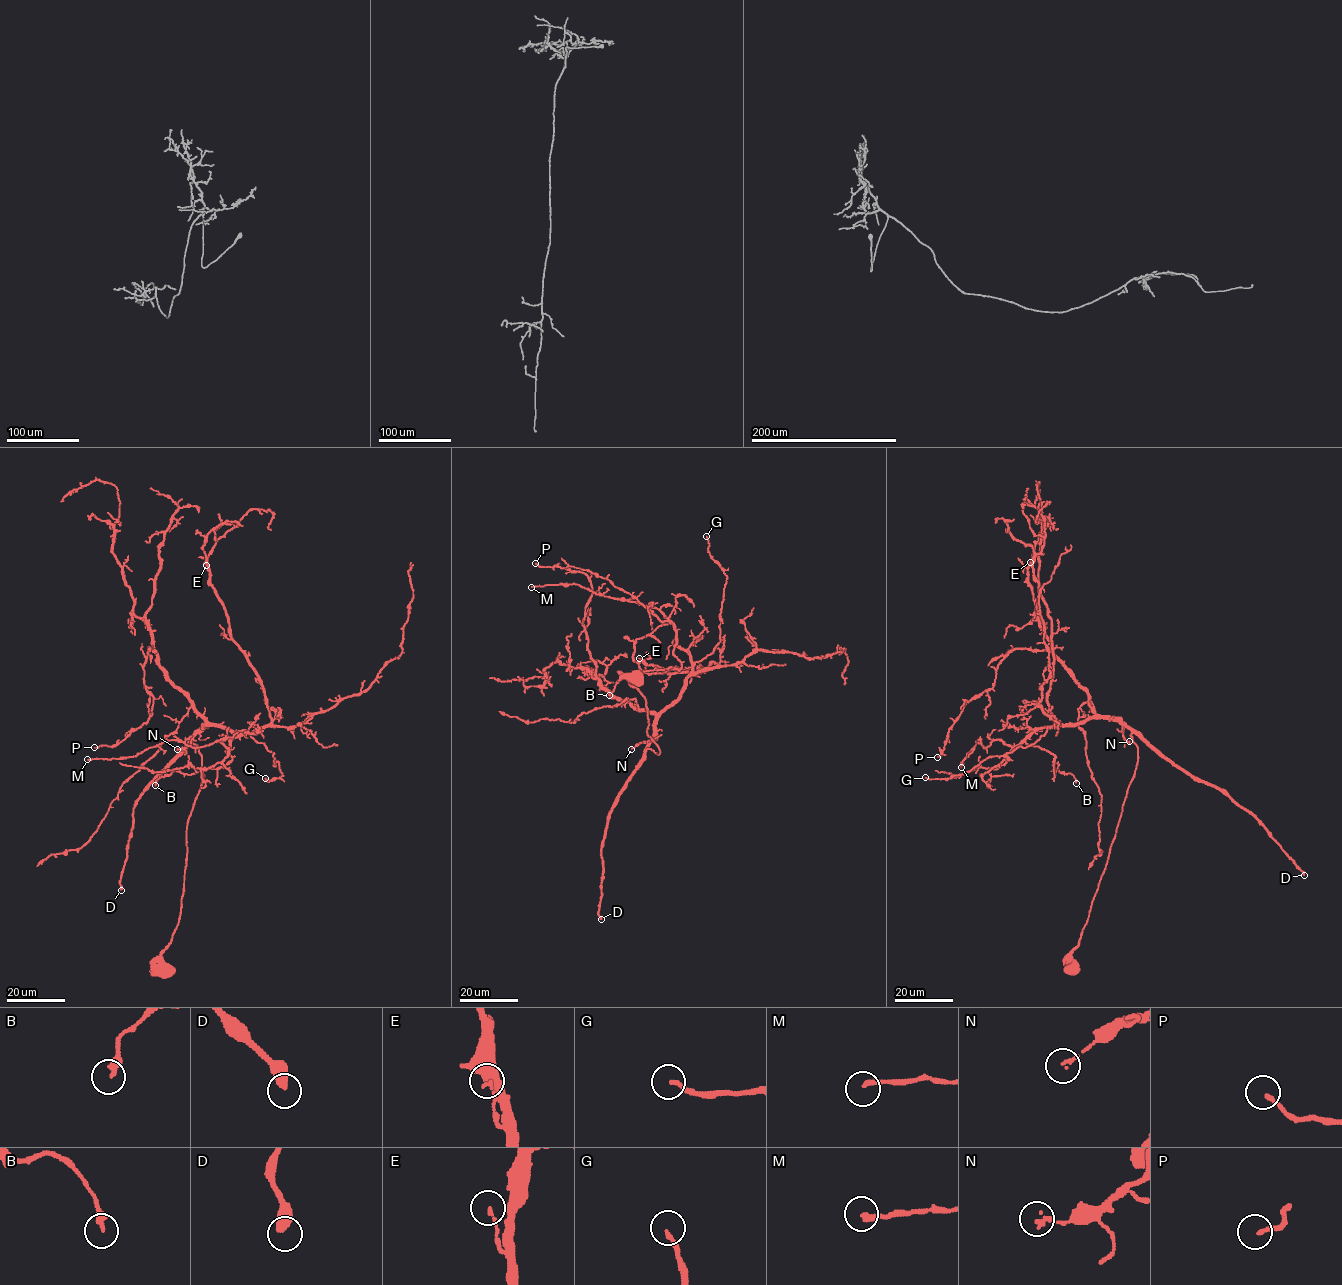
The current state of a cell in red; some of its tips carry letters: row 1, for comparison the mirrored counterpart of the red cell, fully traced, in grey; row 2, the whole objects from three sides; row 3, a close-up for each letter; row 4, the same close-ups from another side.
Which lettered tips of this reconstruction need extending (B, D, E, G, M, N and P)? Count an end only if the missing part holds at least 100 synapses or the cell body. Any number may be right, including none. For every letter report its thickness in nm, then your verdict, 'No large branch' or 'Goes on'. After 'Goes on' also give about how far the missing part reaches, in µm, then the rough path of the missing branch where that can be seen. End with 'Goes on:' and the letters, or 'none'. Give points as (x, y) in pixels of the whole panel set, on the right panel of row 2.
B: Thickness 280 nm. No large branch
D: Thickness 440 nm. Goes on. Missing length about 500 µm
E: Thickness 130 nm. No large branch
G: Thickness 160 nm. No large branch
M: Thickness 220 nm. No large branch
N: Thickness 140 nm. No large branch
P: Thickness 150 nm. No large branch
Goes on: D

